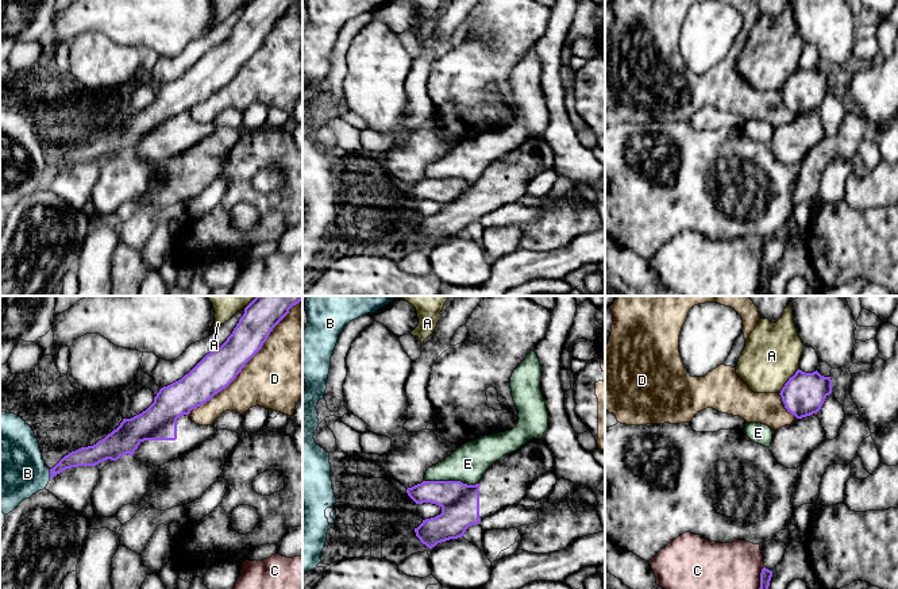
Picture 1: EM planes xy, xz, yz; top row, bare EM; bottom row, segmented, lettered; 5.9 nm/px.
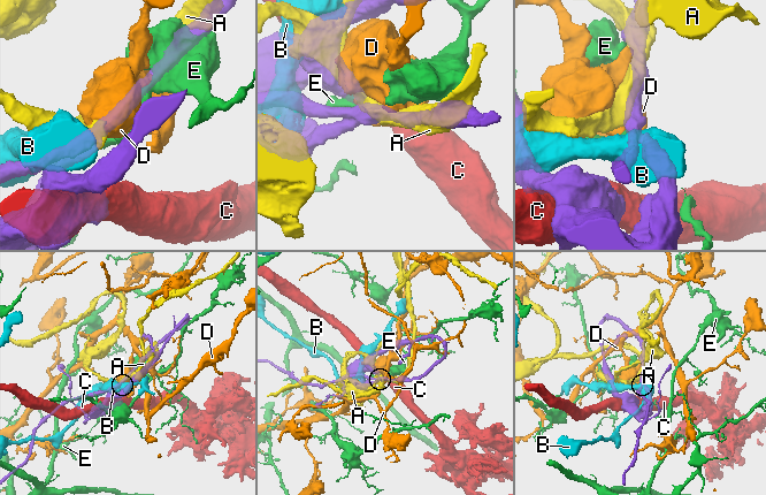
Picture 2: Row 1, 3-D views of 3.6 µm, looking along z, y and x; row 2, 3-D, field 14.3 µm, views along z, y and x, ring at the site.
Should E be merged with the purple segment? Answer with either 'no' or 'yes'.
no

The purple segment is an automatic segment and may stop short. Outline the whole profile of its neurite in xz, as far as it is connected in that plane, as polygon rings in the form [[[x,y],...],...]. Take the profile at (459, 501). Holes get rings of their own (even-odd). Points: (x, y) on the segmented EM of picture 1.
[[[531,439],[520,449],[502,457],[493,463],[475,485],[467,485],[460,481],[423,481],[406,489],[408,496],[416,503],[431,503],[442,508],[442,513],[423,520],[415,528],[416,536],[428,548],[438,543],[465,536],[465,532],[473,524],[479,524],[500,509],[519,504],[527,494],[528,485],[539,476],[554,470],[554,455],[542,439]]]

